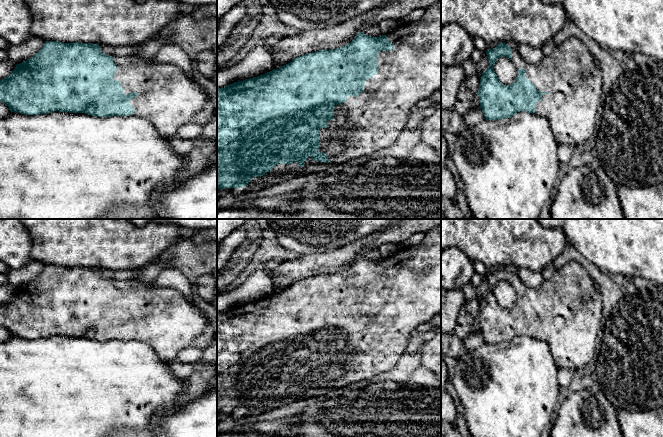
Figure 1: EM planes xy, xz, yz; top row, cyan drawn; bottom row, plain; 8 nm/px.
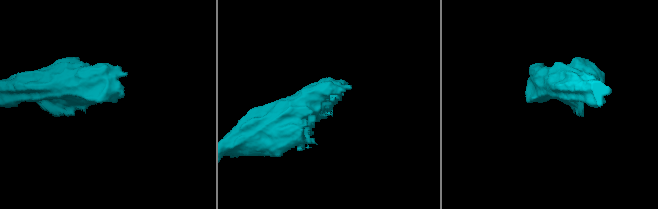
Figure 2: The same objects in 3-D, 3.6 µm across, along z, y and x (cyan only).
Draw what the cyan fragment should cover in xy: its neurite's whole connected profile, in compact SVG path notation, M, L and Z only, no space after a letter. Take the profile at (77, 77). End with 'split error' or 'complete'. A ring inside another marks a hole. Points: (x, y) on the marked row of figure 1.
M45 41L43 47L33 57L26 61L17 64L12 73L0 80L0 102L7 105L11 112L17 112L26 115L39 115L45 113L71 112L85 113L96 117L116 116L137 116L148 120L152 123L156 131L163 137L170 138L175 135L178 129L186 123L193 121L194 116L201 110L207 100L207 92L196 80L191 79L180 67L175 64L154 64L146 59L137 57L136 55L129 56L108 56L104 54L99 44L92 43L61 43L57 41Z | split error

